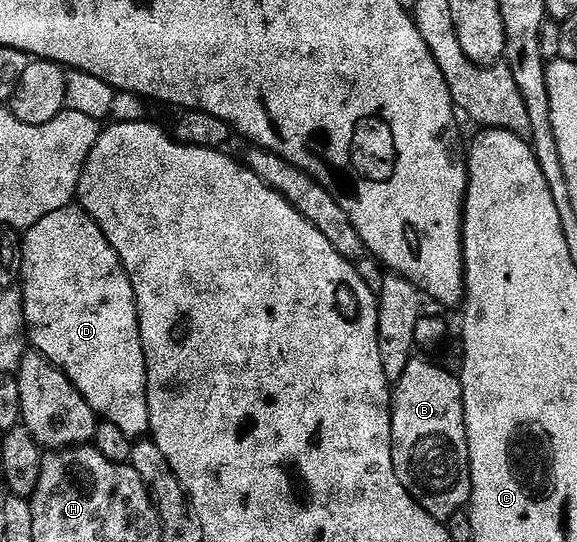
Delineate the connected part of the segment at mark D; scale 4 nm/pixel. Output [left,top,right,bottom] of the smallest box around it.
[19,206,149,438]

